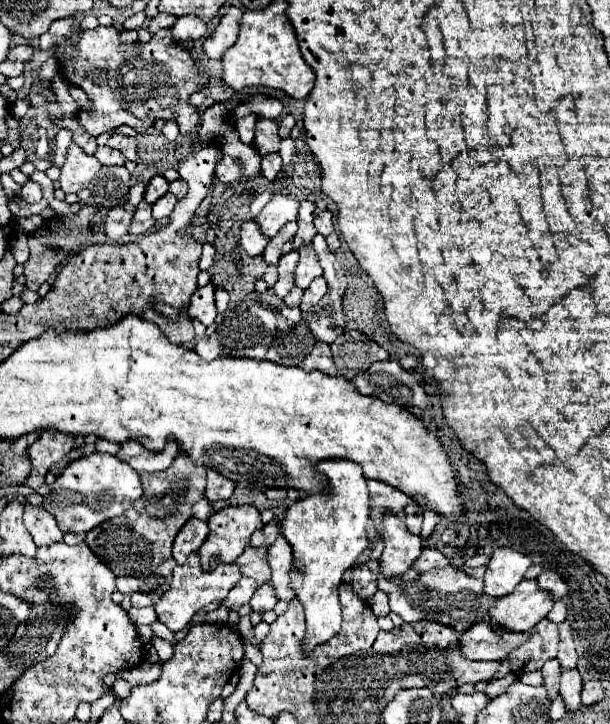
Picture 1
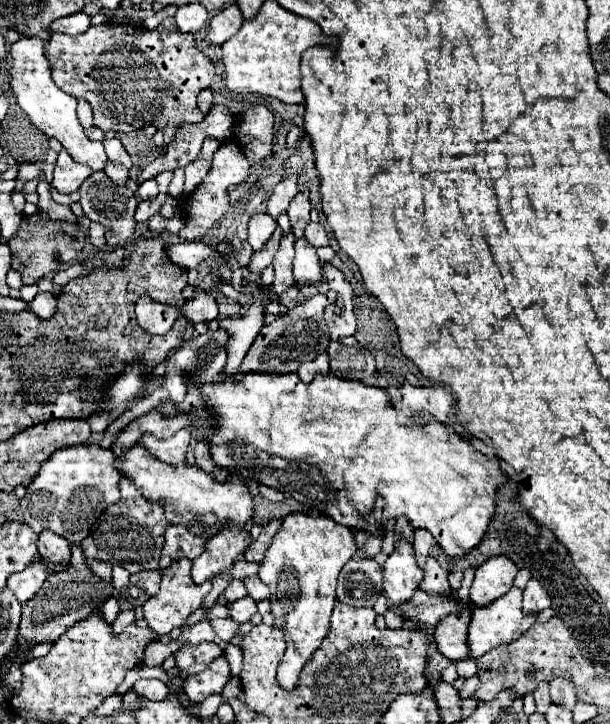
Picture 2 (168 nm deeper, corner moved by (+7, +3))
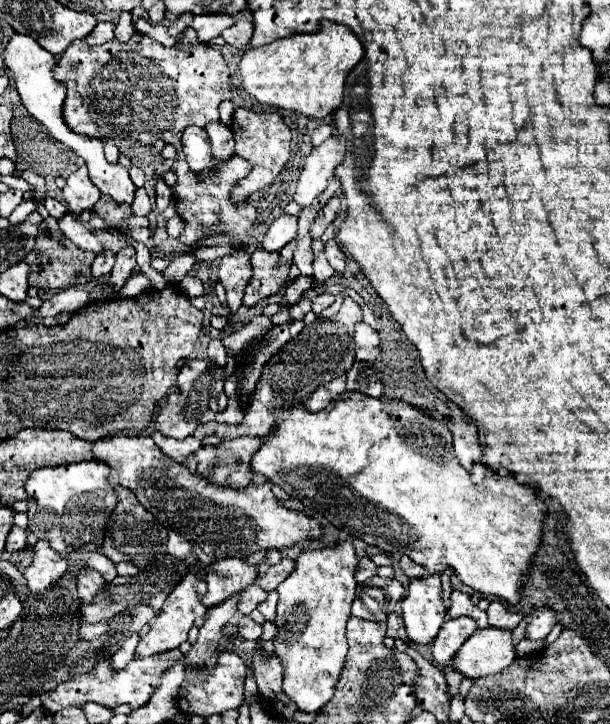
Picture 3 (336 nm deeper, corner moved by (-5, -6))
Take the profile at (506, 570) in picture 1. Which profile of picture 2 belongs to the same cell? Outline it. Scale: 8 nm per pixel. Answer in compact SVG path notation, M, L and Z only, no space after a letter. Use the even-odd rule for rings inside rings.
M498 555L498 557L488 559L484 565L476 569L474 583L470 589L472 603L476 607L484 607L486 603L492 603L500 599L502 595L506 595L512 587L516 573L518 569L508 557Z

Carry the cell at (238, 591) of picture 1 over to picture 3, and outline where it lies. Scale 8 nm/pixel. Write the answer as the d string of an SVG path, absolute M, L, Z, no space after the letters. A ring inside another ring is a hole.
M250 584L250 586L242 592L242 598L240 598L240 602L238 602L238 610L240 610L242 614L250 614L252 610L256 610L256 606L258 606L260 602L266 600L266 596L268 596L268 592L262 590L258 584Z

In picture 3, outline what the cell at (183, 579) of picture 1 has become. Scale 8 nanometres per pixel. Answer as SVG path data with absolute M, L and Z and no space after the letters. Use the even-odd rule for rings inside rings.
M188 572L176 586L174 590L168 594L162 610L156 614L156 620L150 628L150 632L140 640L138 648L136 648L136 656L152 656L152 654L160 654L164 650L170 648L178 648L182 642L188 640L188 630L194 626L194 620L198 616L204 616L208 612L208 608L202 604L202 594L206 592L206 580Z

